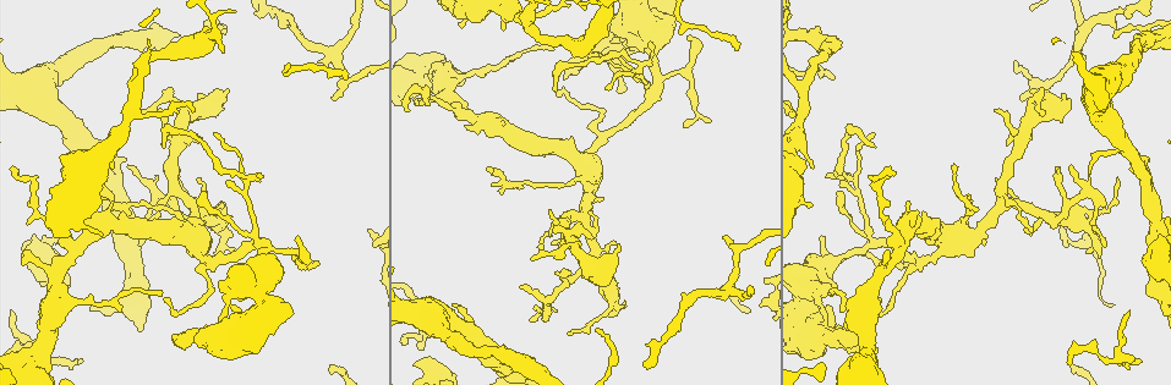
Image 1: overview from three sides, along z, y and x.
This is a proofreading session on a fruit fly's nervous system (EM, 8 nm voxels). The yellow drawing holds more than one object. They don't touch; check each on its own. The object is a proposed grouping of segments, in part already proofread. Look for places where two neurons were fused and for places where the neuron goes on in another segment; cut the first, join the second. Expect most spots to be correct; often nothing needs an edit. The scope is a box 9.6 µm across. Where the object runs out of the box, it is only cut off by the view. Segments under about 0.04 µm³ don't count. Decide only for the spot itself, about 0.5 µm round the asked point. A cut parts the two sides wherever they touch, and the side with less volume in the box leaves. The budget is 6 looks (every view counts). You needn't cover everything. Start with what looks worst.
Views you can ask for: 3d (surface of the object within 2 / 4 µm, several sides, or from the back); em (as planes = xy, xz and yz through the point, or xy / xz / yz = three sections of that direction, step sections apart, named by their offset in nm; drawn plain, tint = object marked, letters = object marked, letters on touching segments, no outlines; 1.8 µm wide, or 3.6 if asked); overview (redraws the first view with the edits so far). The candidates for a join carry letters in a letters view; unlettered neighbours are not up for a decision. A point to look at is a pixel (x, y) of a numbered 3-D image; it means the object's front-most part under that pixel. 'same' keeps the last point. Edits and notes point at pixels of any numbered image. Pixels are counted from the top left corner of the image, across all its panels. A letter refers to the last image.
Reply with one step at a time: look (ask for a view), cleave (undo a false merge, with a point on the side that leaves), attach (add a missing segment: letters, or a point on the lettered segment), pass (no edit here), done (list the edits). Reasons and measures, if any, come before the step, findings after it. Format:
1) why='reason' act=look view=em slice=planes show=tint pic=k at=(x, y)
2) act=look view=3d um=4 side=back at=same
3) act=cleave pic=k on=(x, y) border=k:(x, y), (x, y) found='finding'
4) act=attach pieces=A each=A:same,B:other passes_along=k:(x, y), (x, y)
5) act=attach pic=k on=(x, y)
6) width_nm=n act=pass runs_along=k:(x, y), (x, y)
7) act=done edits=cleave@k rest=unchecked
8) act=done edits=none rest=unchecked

why='abrupt turn' act=look view=em slice=yz step=4 show=tint pic=1 at=(640, 68)

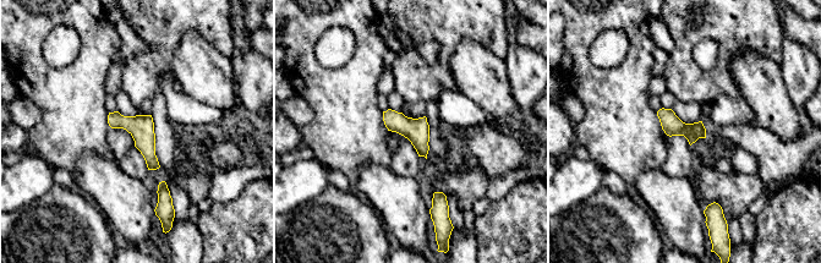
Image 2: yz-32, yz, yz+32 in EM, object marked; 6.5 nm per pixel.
why='another direction' act=look view=em slice=planes show=letters at=same

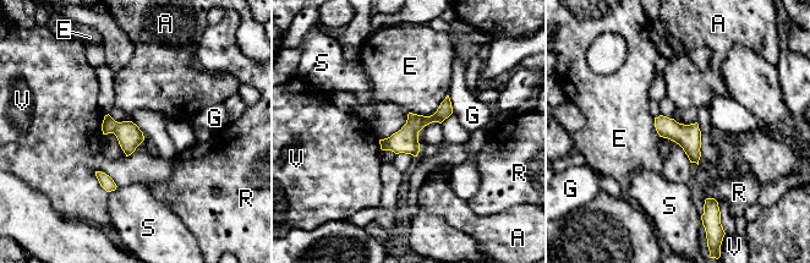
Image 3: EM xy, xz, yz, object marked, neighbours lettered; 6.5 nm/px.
act=pass each=A:other,E:other,G:other,R:other,S:other,V:other runs_along=3:(447, 102), (434, 118), (383, 146) found='one neuron here'

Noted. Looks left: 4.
why='branch point' act=look view=em slice=planes show=tint pic=1 at=(722, 291)

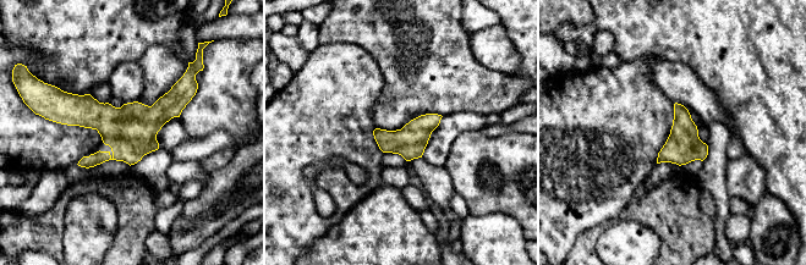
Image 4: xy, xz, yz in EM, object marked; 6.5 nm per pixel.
why='what lies round it' act=look view=em slice=planes show=letters at=same

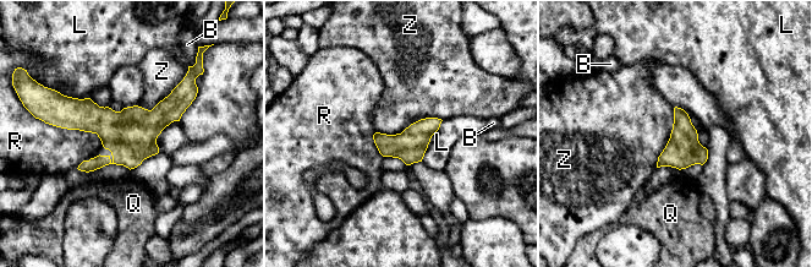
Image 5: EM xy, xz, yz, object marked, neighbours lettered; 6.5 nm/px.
width_nm=220 act=pass each=B:other,L:other,Q:other,R:other,Z:other runs_along=5:(188, 98), (155, 120), (56, 119) found='all the same neuron'

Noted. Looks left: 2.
why='free end' act=look view=em slice=yz step=8 show=tint pic=1 at=(124, 160)

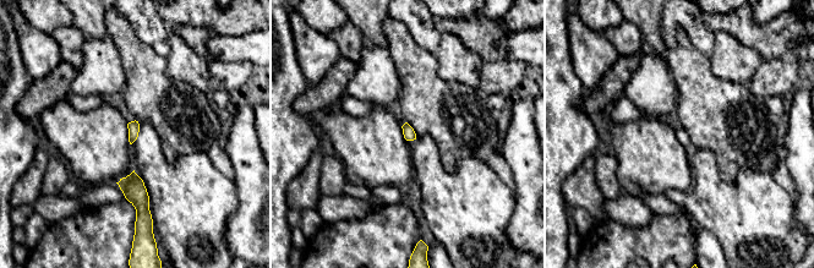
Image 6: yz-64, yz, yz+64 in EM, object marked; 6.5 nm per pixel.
act=look view=em slice=planes show=letters at=same

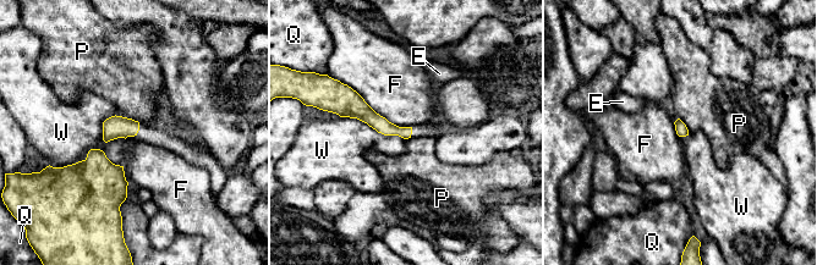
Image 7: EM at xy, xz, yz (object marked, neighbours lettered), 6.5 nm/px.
act=pass each=E:other,F:other,P:other,Q:other,W:other border=7:(339, 79), (400, 127) found='no lettered segment goes on from it'

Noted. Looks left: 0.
act=done edits=none rest=unchecked

